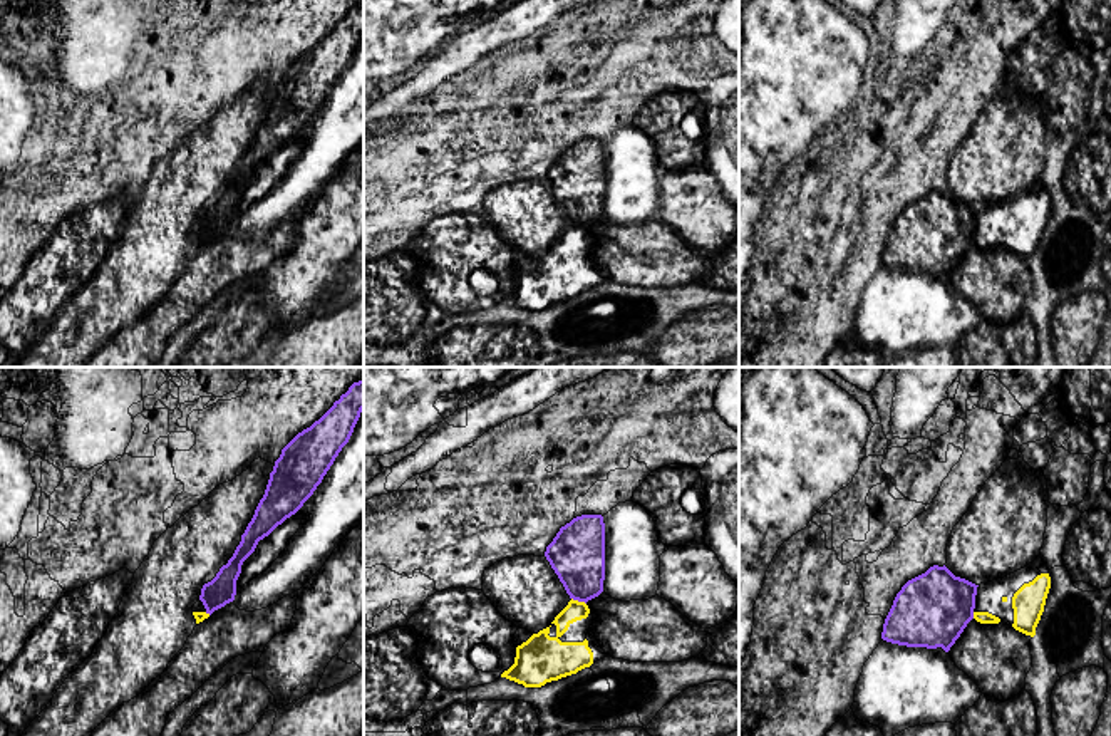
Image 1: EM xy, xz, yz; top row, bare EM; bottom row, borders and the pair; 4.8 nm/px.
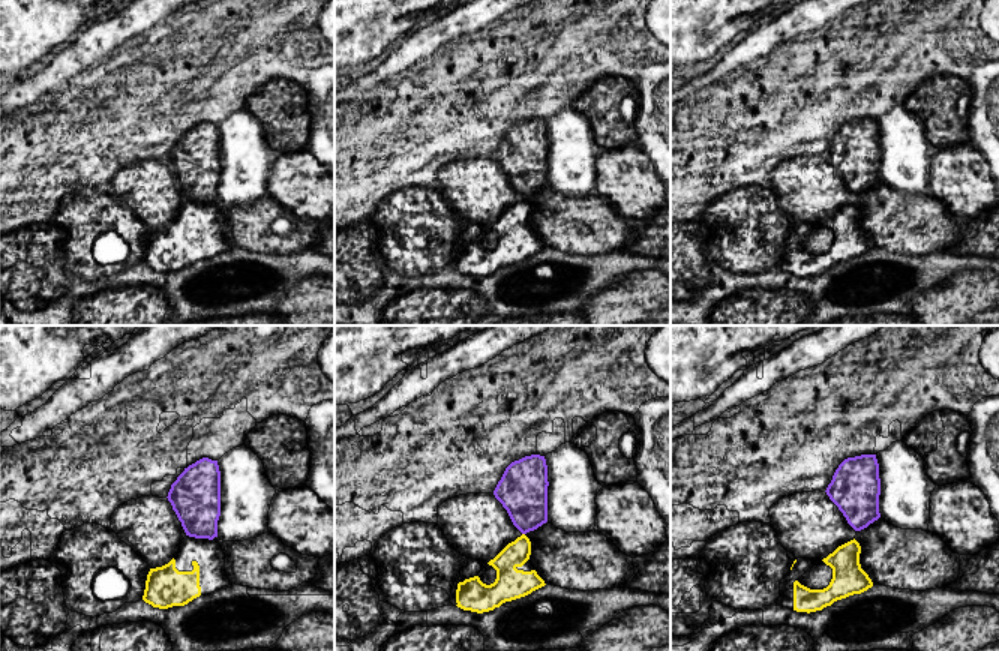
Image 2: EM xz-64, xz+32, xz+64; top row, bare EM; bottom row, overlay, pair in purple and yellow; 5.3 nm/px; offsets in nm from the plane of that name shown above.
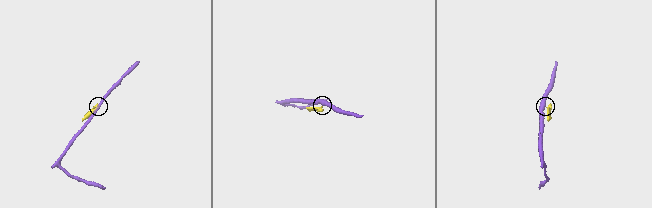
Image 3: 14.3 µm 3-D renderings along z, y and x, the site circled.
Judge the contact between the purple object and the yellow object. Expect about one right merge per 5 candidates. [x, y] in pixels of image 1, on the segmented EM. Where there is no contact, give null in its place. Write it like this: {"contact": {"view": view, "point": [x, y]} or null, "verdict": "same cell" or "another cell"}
{"contact": {"view": "xz", "point": [578, 601]}, "verdict": "another cell"}

